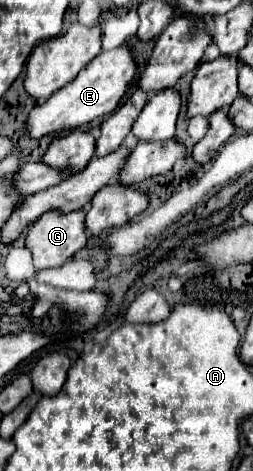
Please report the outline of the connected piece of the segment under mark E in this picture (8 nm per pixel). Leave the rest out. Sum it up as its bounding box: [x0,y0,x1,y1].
[25,46,137,140]

